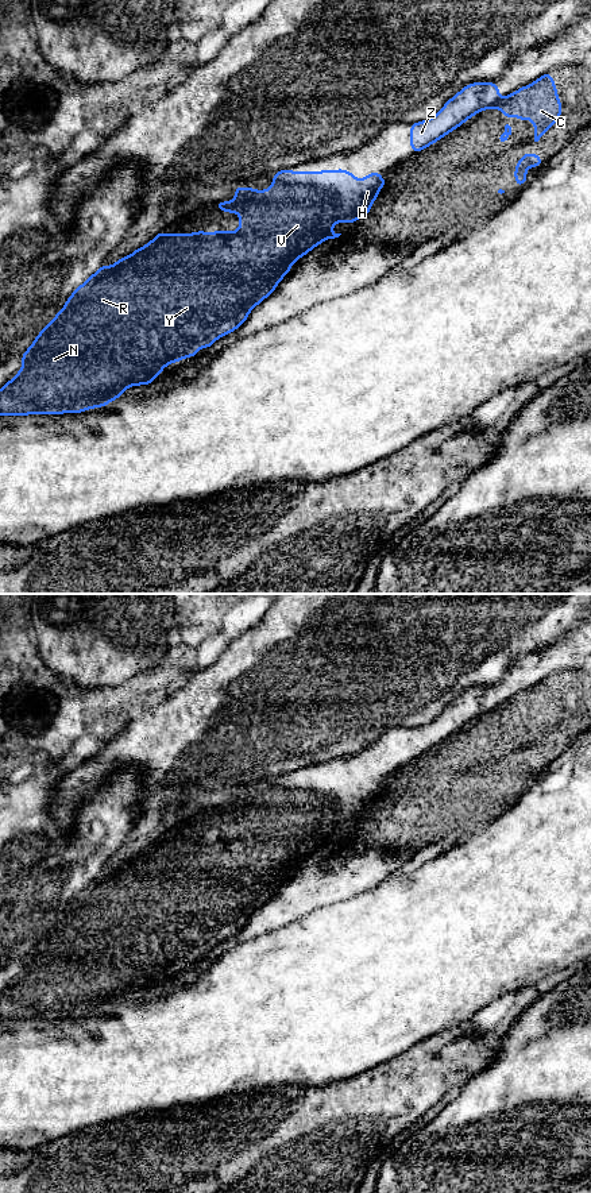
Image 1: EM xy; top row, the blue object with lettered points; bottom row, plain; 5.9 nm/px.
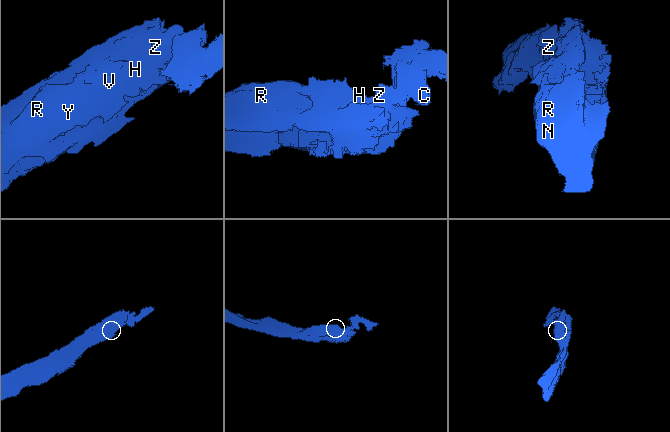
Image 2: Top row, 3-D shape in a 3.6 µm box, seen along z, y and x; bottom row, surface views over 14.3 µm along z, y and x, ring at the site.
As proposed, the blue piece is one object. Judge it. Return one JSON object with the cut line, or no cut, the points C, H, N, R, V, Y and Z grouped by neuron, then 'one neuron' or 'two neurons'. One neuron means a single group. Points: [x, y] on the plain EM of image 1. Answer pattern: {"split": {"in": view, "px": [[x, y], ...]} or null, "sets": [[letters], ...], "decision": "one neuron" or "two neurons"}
{"split": {"in": "xy", "px": [[501, 703], [490, 711]]}, "sets": [["C"], ["H", "N", "R", "V", "Y", "Z"]], "decision": "two neurons"}

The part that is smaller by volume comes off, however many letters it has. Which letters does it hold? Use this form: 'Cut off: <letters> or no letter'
Cut off: C

